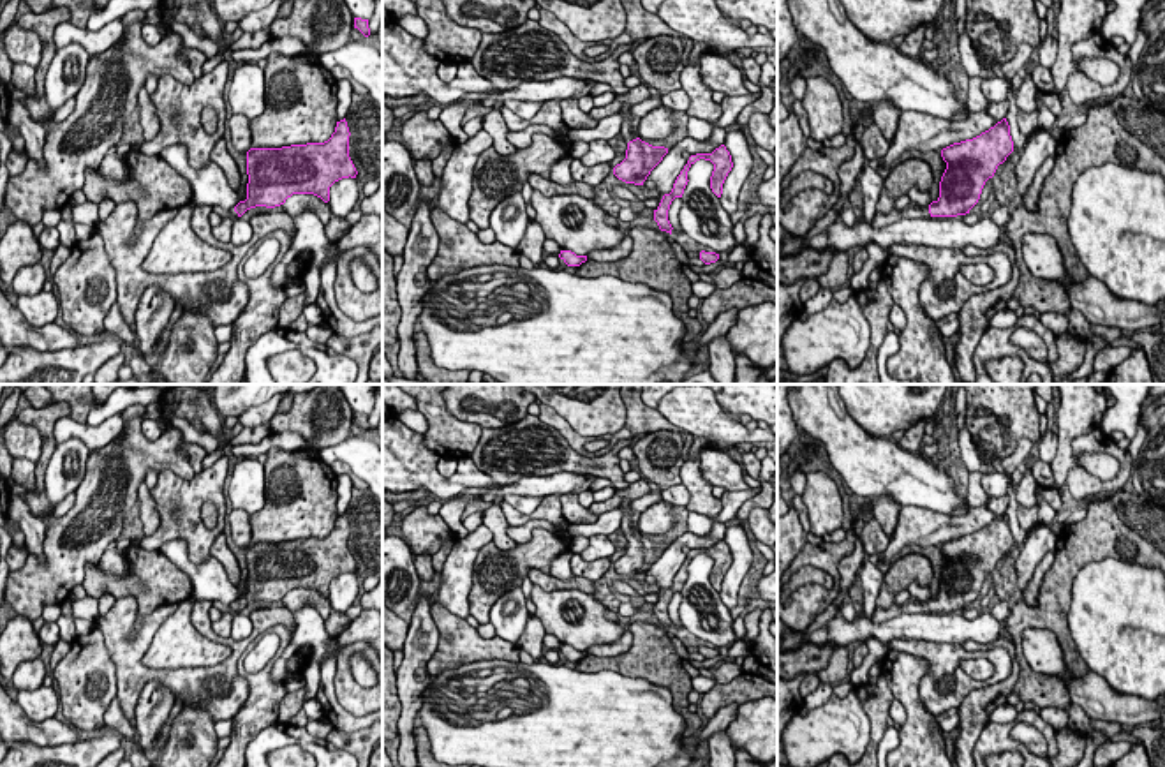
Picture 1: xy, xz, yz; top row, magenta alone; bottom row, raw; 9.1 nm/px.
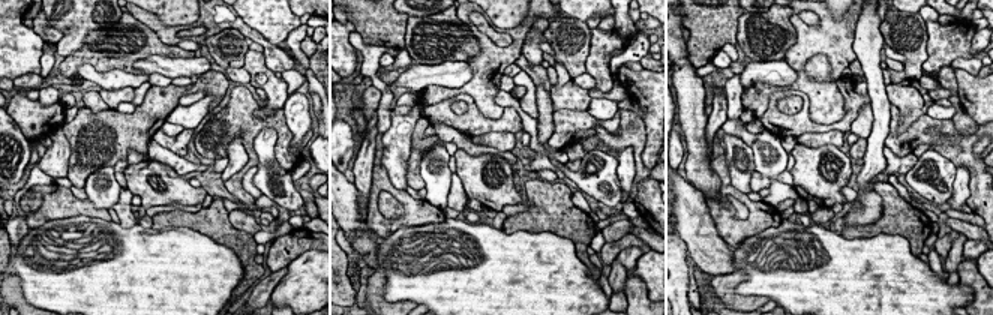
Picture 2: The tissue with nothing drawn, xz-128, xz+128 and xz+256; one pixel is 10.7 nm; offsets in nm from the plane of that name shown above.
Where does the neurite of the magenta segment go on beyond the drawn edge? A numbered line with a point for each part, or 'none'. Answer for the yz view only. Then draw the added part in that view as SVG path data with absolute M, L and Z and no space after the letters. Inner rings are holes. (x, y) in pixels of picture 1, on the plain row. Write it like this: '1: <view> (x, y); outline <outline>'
1: yz (912, 605); outline M909 598L904 605L892 605L890 608L874 608L872 621L876 624L887 622L890 619L895 619L902 614L929 614L929 601L918 601L915 598Z

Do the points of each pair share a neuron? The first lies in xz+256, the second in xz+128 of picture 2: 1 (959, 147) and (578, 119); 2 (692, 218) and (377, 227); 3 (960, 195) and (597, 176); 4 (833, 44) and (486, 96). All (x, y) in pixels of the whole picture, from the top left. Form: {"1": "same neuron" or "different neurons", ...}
{"1": "same neuron", "2": "different neurons", "3": "different neurons", "4": "same neuron"}

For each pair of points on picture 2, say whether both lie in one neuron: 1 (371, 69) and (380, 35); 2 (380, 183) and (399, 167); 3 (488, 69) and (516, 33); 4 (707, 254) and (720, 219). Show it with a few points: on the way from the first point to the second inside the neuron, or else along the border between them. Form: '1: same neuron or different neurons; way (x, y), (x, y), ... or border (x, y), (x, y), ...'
1: different neurons; border (356, 30), (365, 44), (395, 47), (398, 50)
2: different neurons; border (381, 164), (389, 180), (404, 191)
3: same neuron; way (497, 60), (516, 42)
4: different neurons; border (707, 204), (719, 236), (731, 248)

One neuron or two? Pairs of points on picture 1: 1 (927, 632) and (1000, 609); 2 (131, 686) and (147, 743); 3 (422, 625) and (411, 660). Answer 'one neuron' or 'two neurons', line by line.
1: two neurons
2: two neurons
3: one neuron

